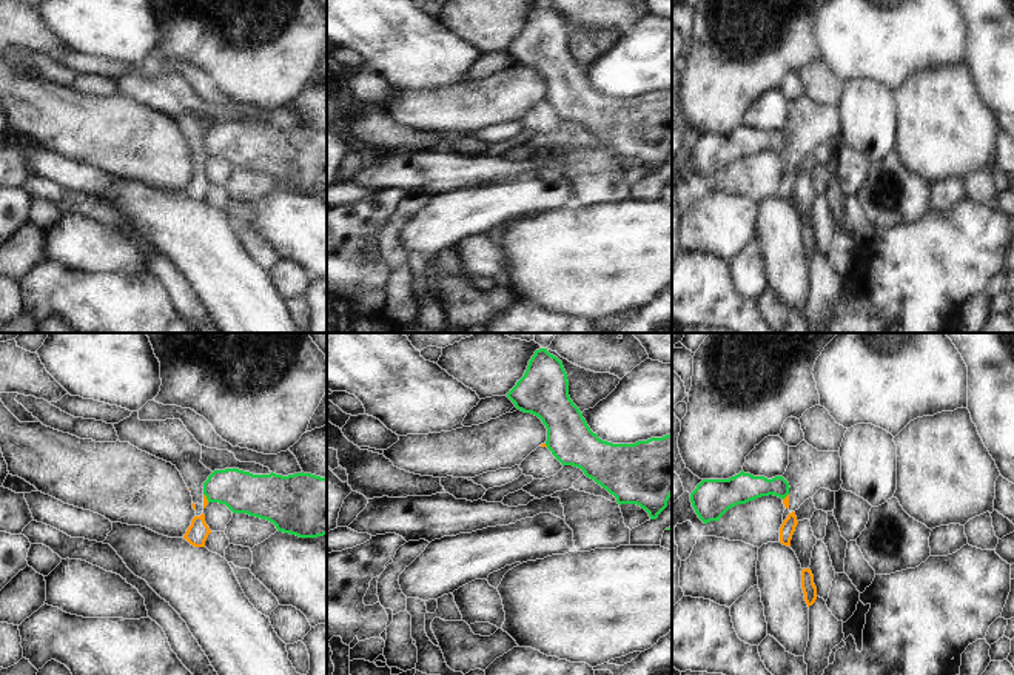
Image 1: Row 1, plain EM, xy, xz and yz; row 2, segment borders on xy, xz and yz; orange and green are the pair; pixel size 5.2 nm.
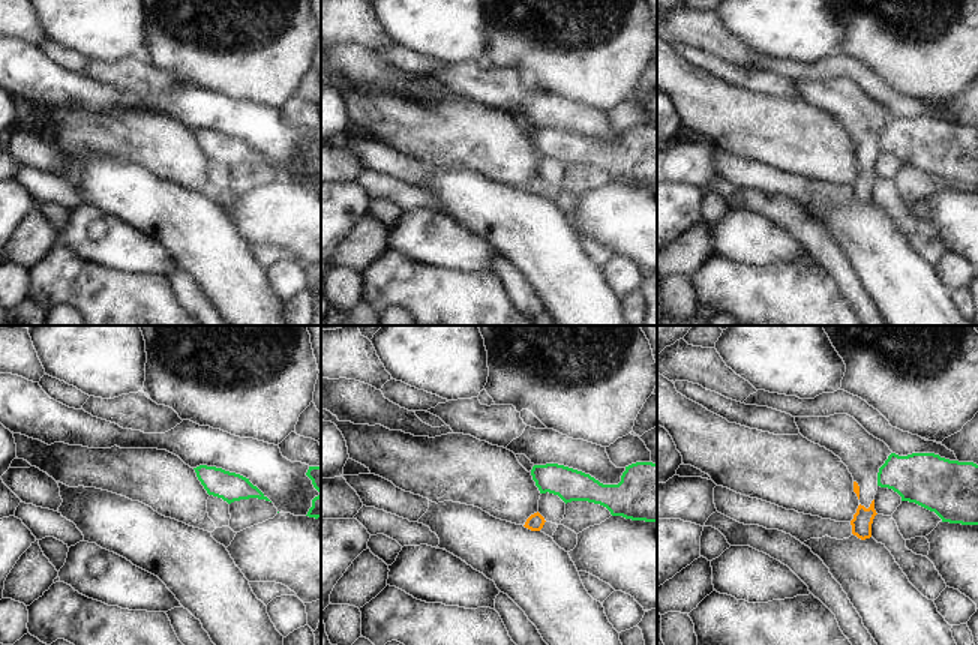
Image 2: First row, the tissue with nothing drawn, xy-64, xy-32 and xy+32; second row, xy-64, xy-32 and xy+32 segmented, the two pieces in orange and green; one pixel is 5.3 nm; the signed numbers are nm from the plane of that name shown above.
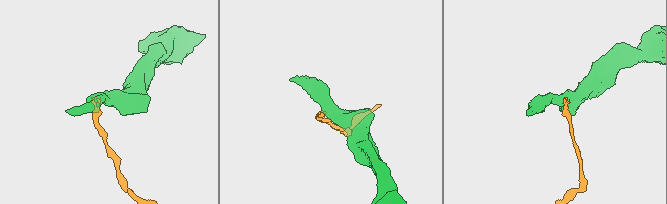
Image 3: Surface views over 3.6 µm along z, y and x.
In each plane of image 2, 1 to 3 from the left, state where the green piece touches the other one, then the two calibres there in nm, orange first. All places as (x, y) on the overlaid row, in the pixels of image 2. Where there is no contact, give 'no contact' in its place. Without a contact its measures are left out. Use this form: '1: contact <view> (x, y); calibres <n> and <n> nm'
1: no contact
2: no contact
3: no contact

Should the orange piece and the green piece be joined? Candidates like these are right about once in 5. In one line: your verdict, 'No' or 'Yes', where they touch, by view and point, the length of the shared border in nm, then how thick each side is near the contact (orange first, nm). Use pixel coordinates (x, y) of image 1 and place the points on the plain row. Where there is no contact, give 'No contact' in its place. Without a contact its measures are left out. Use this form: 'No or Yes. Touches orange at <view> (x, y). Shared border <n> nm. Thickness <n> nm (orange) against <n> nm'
No. Touches orange at xy (205, 153). Shared border 50 nm. Thickness 30 nm (orange) against 220 nm.

